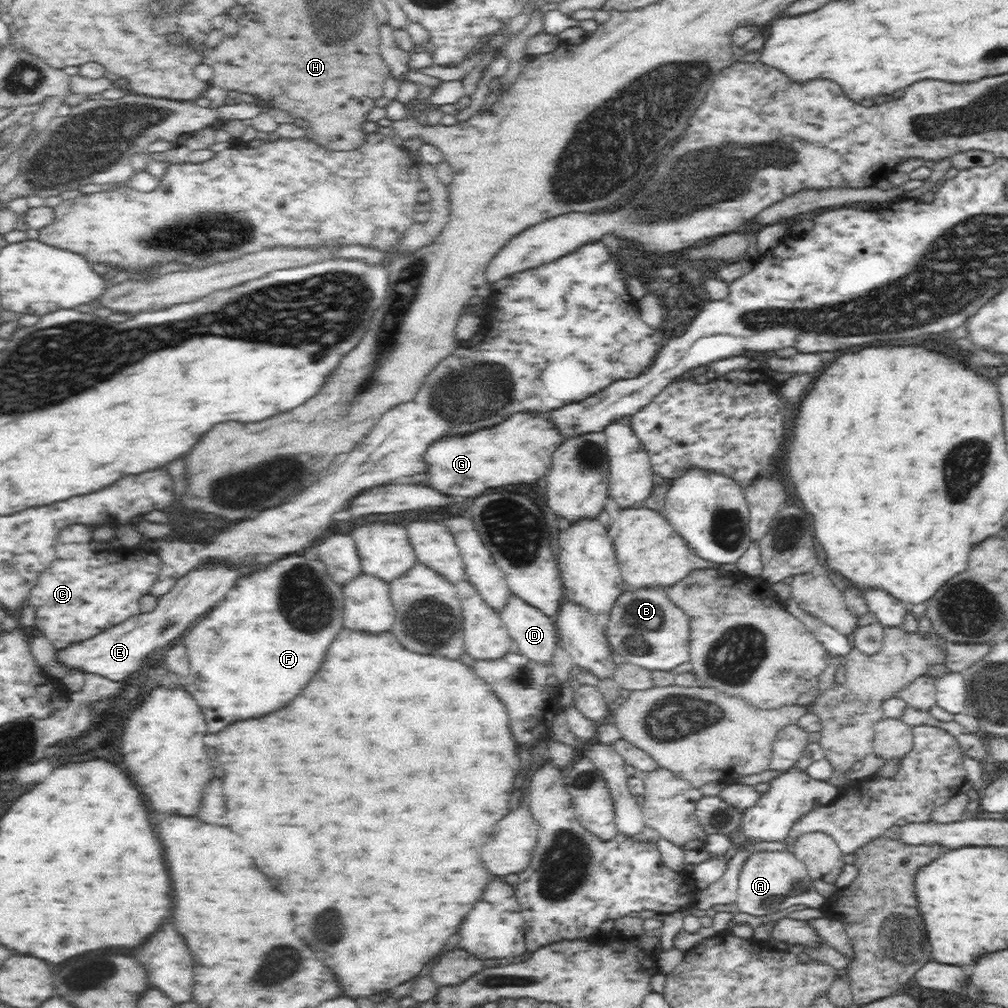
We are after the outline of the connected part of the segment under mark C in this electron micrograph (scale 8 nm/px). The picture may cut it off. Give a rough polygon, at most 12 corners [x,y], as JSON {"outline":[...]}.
{"outline":[[64,528],[27,604],[55,649],[140,614],[154,552]]}

